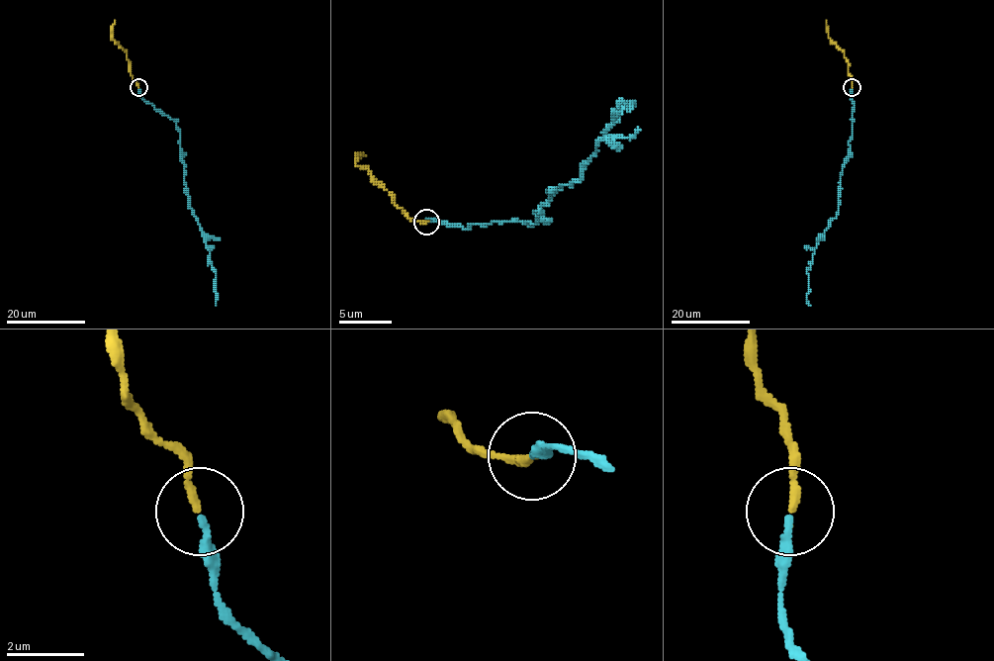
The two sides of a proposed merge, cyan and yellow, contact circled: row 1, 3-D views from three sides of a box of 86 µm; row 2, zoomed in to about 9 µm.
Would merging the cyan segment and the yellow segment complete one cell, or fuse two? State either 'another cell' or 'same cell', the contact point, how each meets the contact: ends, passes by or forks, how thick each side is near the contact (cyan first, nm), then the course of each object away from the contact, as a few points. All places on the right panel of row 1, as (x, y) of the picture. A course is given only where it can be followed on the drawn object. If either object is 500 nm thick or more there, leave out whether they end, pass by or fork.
same cell; at (852, 87); cyan ends there; yellow ends there; 200 nm thick on the cyan side, 200 nm on the other; cyan runs (852, 87), (855, 107), (849, 158), (841, 175), (837, 216), (818, 238), (807, 271), (810, 306); yellow runs (852, 87), (849, 62), (845, 52), (830, 38), (827, 21)

